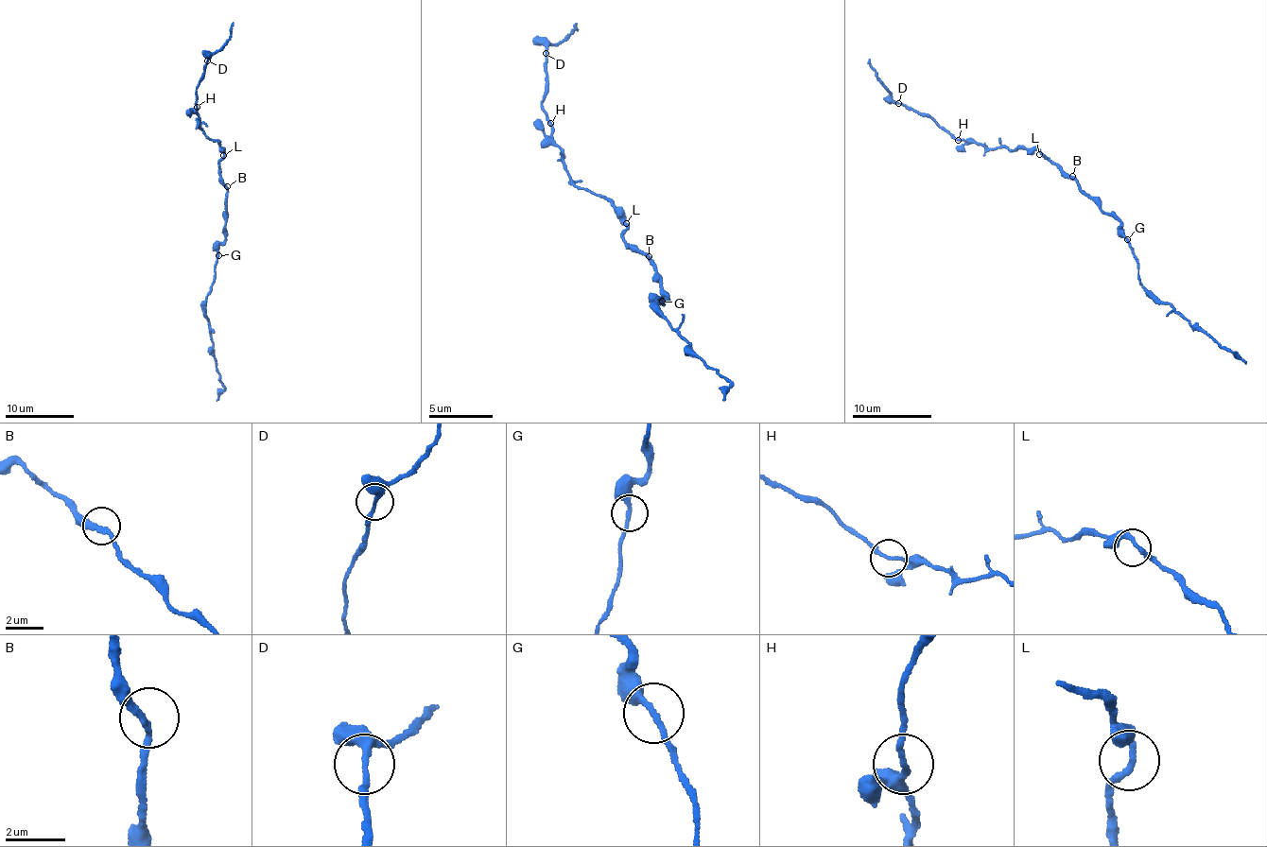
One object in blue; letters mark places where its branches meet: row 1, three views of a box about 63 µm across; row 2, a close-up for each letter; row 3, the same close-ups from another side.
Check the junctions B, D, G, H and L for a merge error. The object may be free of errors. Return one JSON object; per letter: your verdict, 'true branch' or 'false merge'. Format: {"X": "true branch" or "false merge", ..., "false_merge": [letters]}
{"B": "true branch", "D": "true branch", "G": "true branch", "H": "true branch", "L": "true branch", "false_merge": []}

